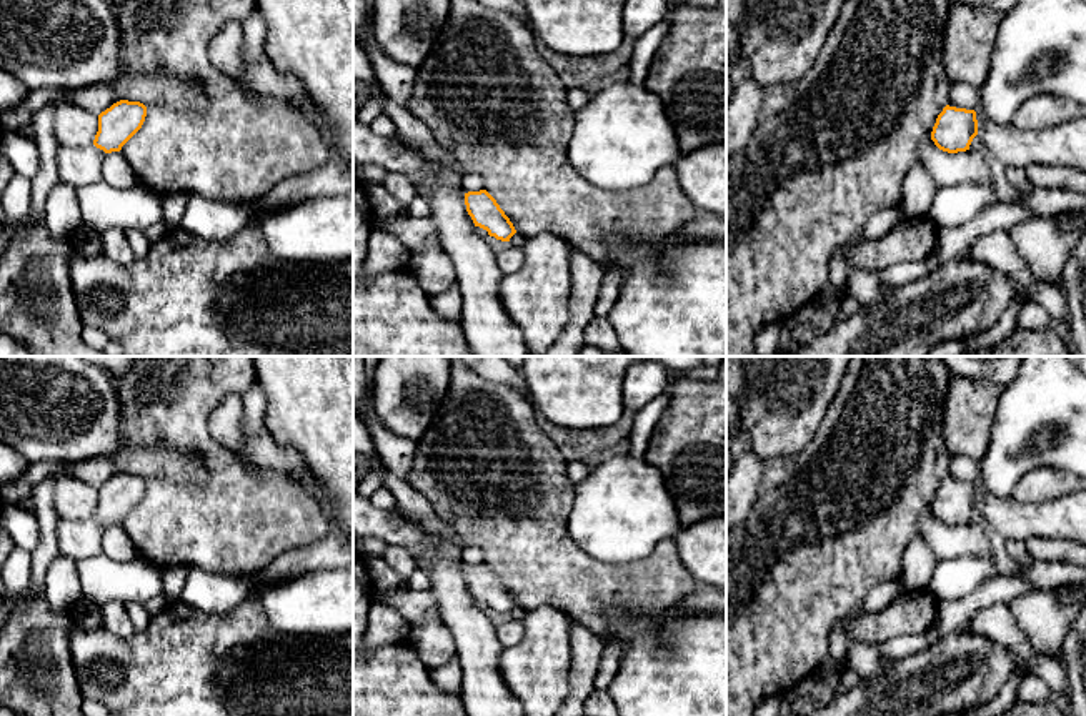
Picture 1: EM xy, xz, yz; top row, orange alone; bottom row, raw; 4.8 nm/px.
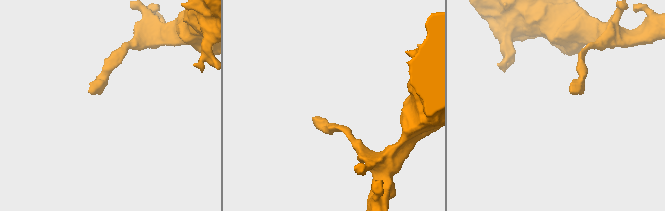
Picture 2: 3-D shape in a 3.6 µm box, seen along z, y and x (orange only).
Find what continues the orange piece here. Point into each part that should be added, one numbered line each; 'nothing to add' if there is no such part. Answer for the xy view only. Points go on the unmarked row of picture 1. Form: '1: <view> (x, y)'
1: xy (79, 540)

